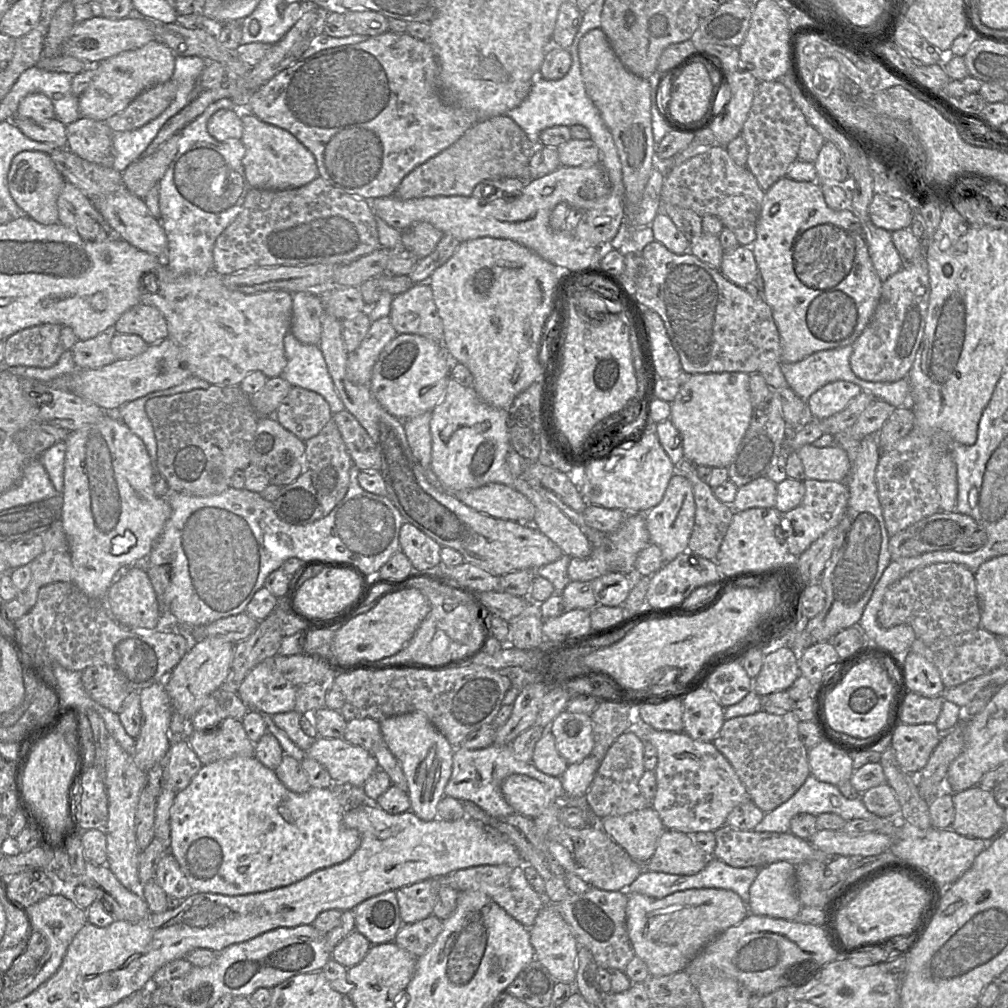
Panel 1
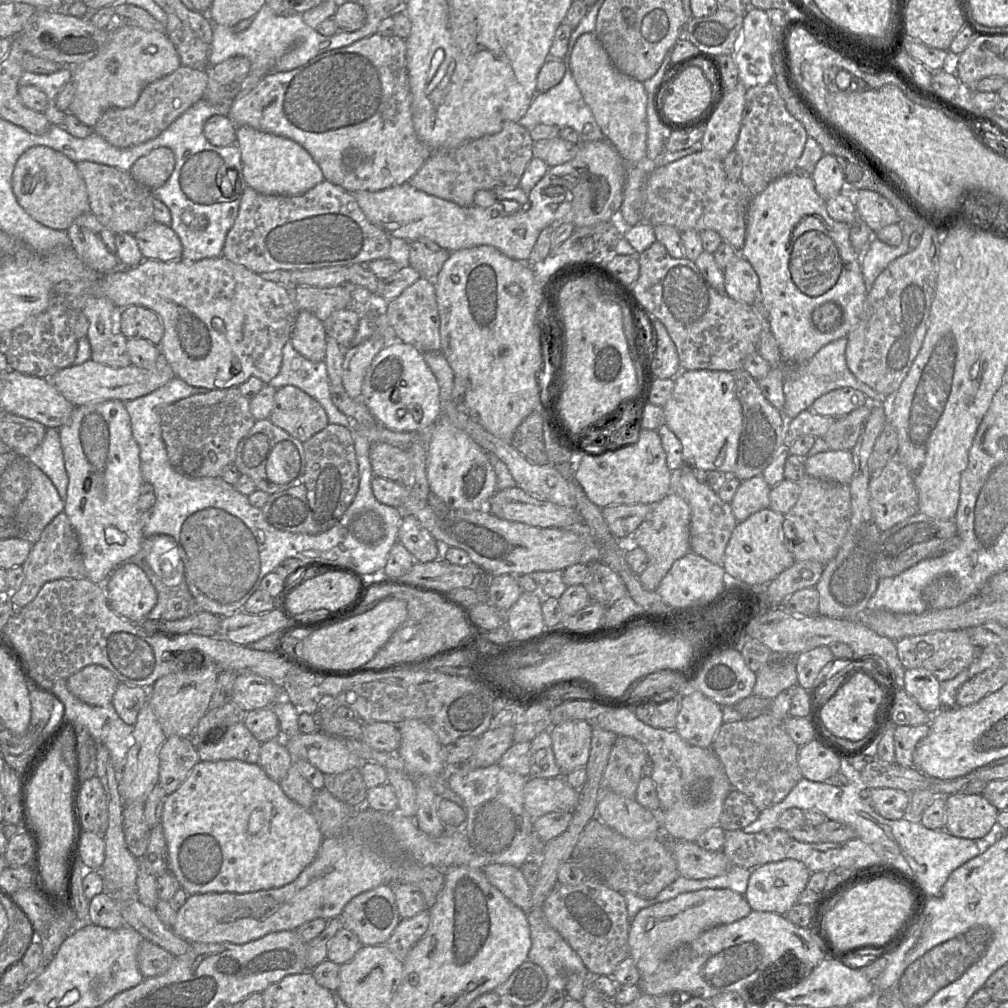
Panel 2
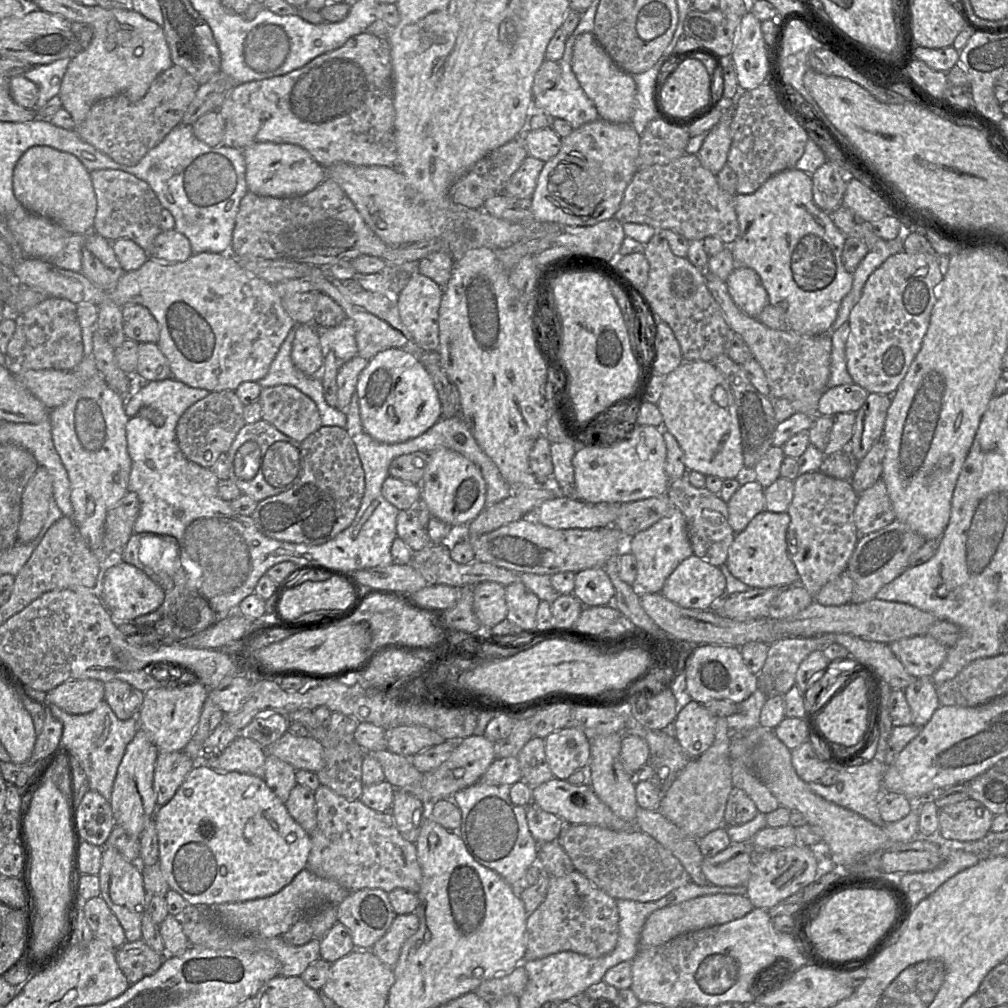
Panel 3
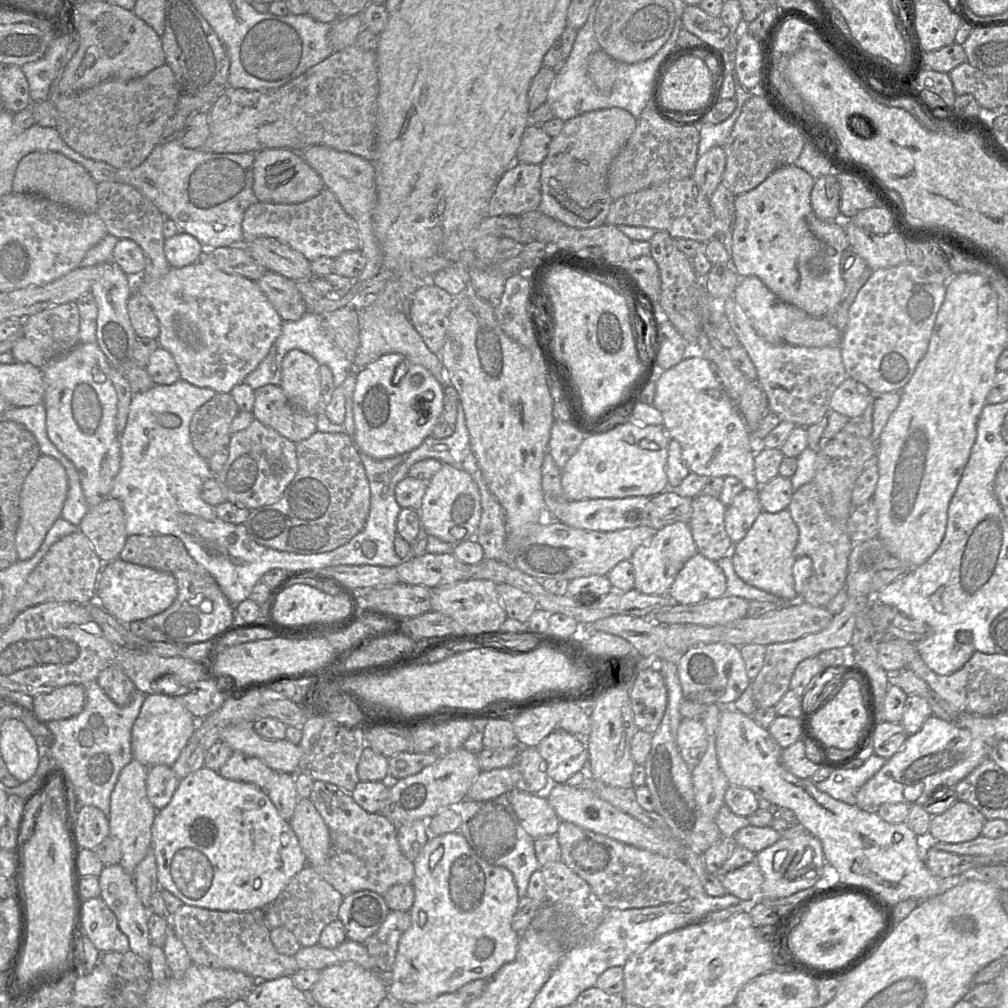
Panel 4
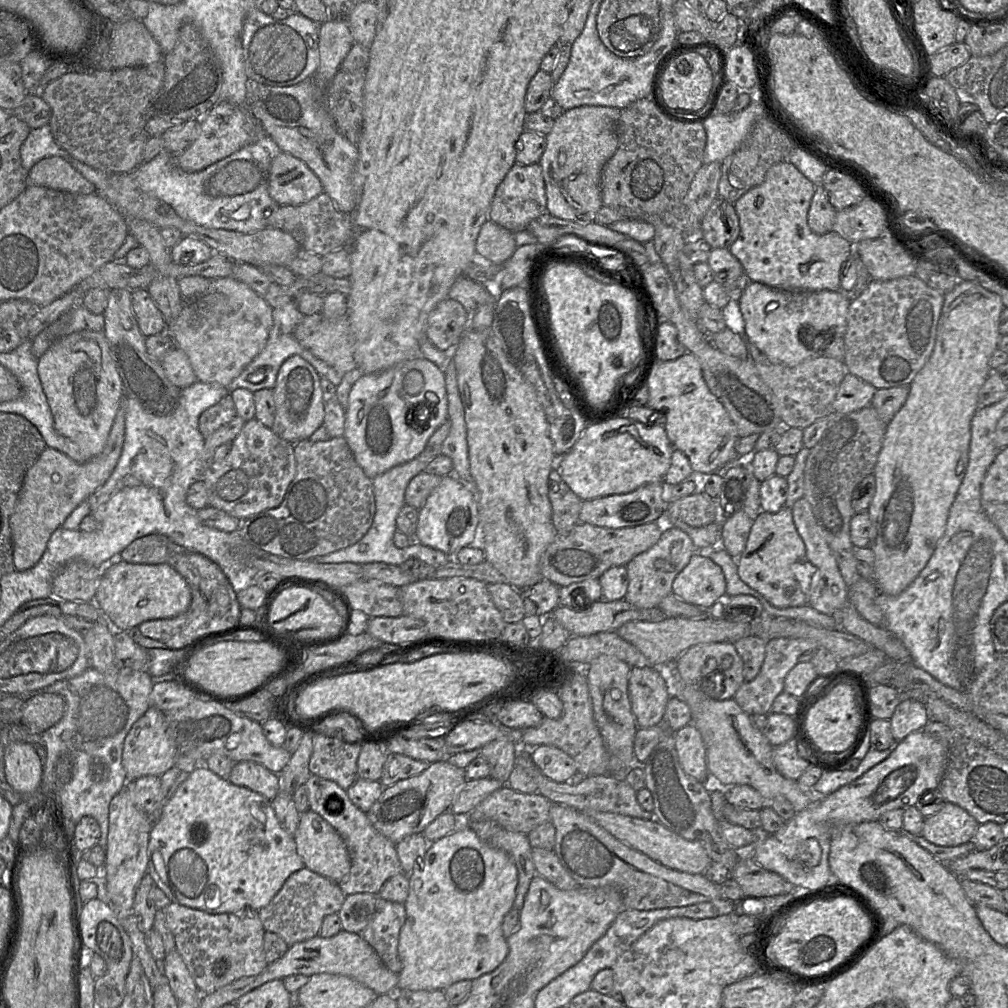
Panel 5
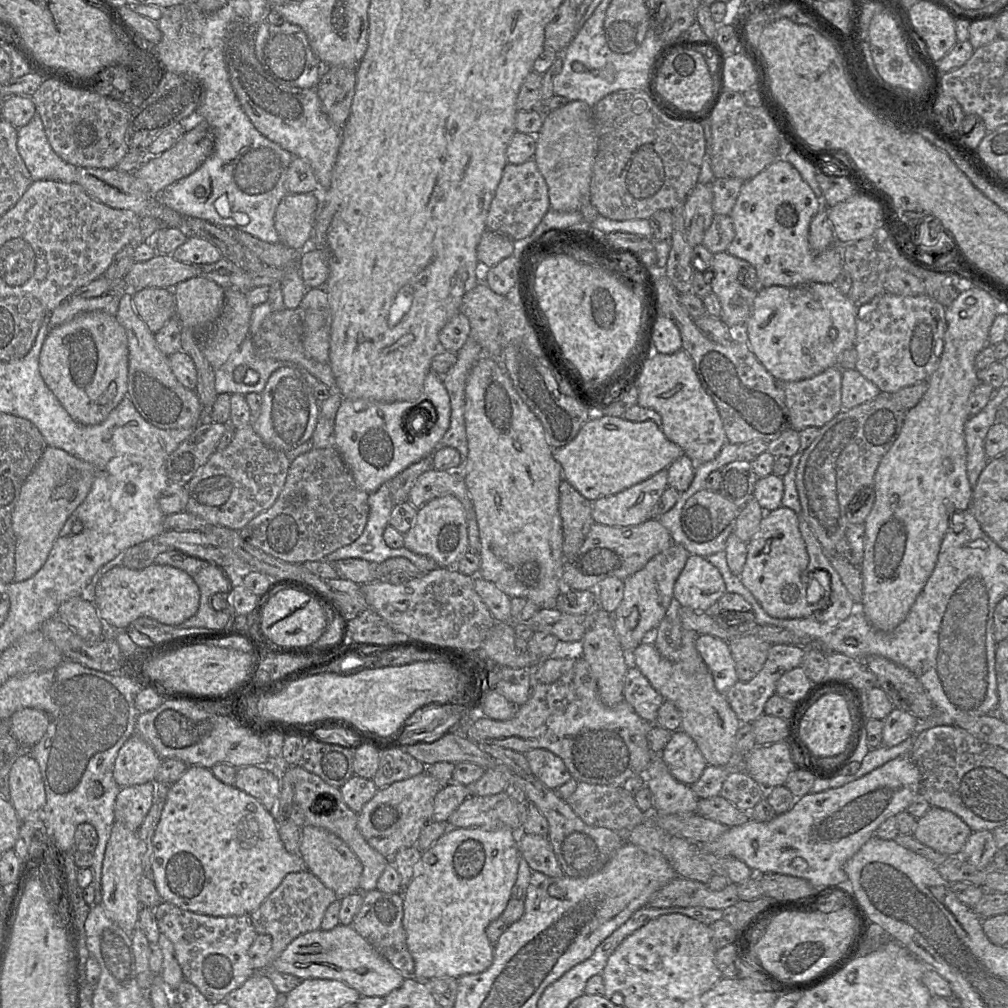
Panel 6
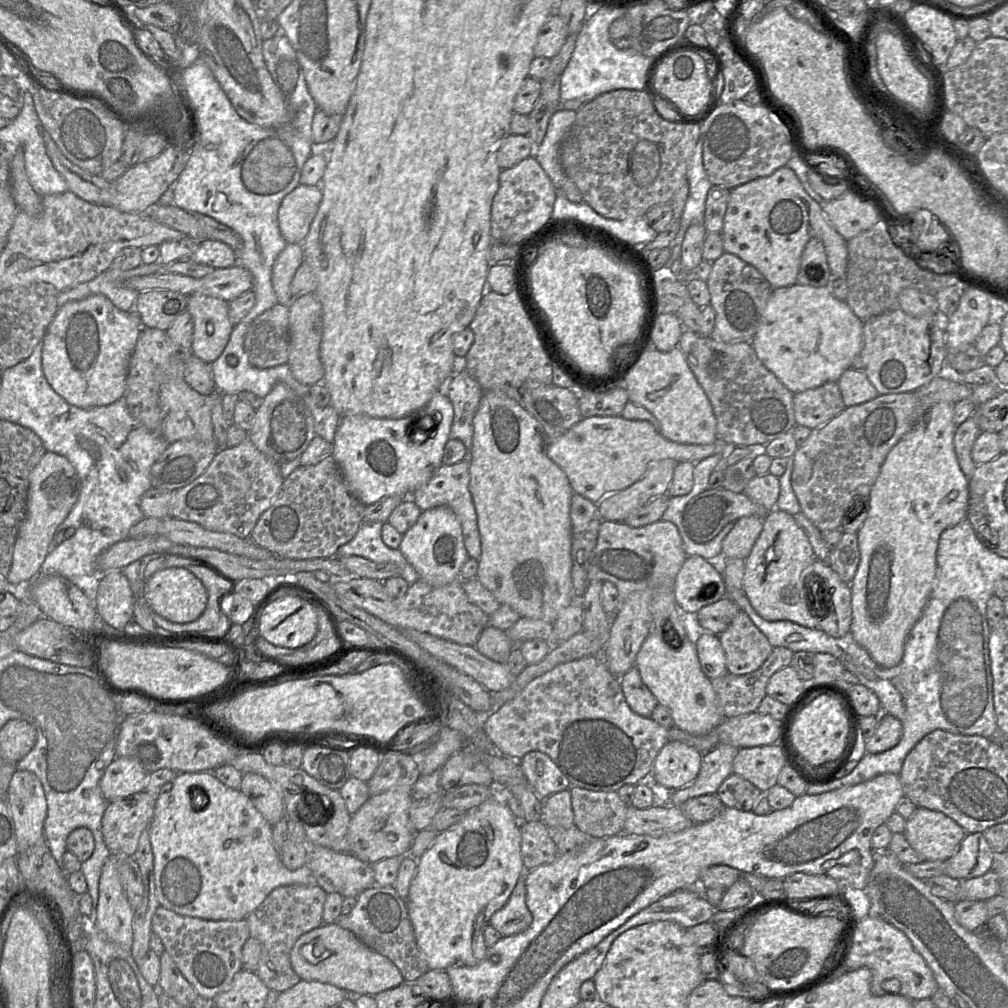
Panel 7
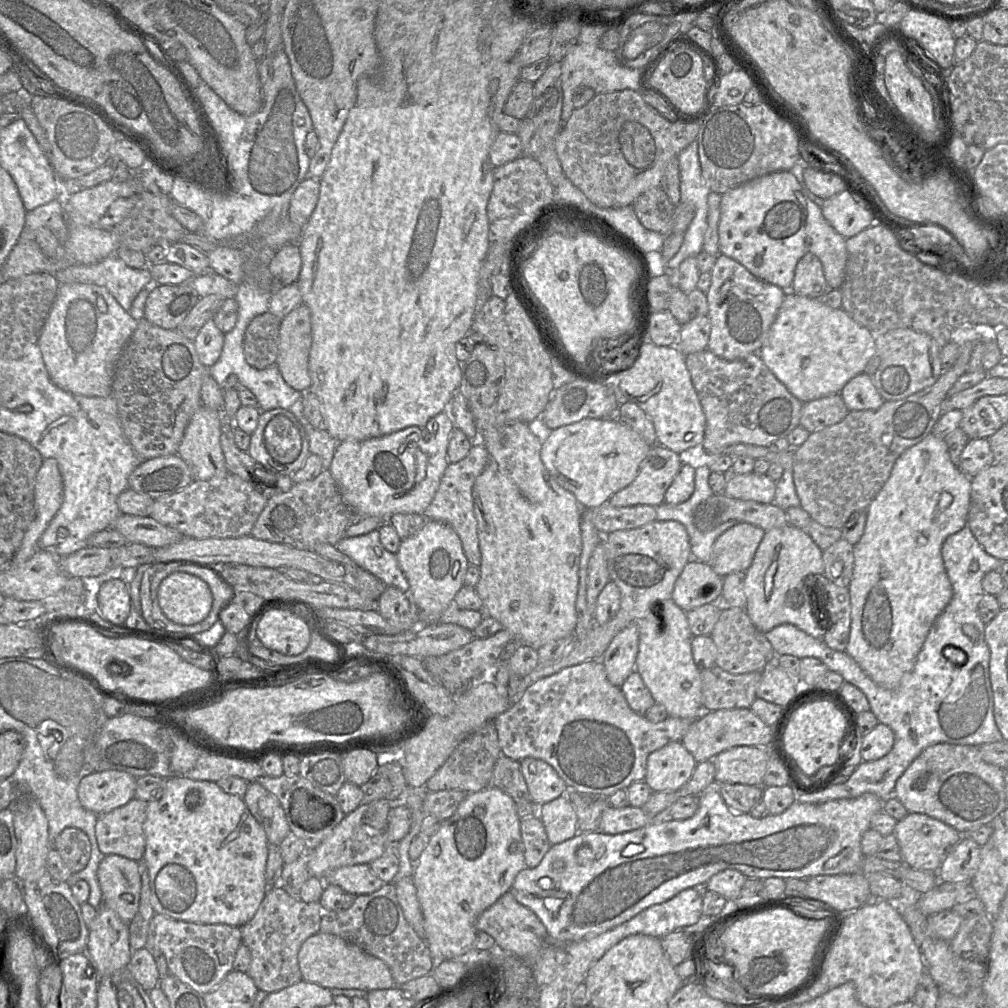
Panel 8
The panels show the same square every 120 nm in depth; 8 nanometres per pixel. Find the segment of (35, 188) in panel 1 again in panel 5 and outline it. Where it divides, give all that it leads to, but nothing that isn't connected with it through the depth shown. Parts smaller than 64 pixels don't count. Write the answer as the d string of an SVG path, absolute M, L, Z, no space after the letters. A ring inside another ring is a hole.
M59 156L46 157L38 161L28 171L28 185L78 194L97 192L93 183Z

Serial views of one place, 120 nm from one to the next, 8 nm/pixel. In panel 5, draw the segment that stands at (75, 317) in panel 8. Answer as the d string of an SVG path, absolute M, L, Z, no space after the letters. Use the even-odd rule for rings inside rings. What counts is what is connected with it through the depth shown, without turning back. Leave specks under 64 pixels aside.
M81 330L55 340L38 360L38 375L55 430L78 444L90 459L99 455L125 396L104 332Z

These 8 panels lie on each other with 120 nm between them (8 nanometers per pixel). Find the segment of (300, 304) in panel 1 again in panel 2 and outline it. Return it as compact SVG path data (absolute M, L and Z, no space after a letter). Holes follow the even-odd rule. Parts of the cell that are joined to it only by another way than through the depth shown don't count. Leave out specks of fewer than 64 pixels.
M300 310L291 333L294 349L312 362L324 361L326 354L326 331L318 317Z

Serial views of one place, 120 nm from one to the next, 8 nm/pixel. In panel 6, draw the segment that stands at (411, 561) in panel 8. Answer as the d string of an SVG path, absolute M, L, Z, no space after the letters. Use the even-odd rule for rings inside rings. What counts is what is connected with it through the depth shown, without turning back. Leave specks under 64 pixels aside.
M453 495L434 498L418 508L414 525L403 534L404 547L408 550L433 559L439 568L454 568L456 562L469 550L465 510Z

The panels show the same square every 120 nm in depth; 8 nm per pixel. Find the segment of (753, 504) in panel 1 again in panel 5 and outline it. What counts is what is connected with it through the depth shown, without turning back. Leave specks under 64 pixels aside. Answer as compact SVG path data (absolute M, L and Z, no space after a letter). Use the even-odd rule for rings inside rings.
M743 509L726 518L722 526L720 547L738 559L745 550L754 520Z

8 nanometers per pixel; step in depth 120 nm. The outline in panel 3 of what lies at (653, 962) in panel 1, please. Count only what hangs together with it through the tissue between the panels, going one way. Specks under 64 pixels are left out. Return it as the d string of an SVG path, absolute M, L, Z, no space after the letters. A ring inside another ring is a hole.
M714 894L693 898L677 905L658 909L651 913L642 928L639 950L659 946L684 933L725 924L742 918L752 911L753 908L747 896Z

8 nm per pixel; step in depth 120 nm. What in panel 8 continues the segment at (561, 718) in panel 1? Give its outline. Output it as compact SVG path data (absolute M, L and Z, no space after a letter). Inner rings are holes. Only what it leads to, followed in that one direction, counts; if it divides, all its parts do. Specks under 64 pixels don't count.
M525 758L519 763L531 802L537 807L568 794L566 783L545 761Z

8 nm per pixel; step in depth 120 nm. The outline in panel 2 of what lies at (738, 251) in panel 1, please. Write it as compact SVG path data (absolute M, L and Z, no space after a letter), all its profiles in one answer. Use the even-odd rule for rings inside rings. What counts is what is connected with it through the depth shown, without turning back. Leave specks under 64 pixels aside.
M740 255L724 269L724 292L732 299L752 305L759 294L759 278Z

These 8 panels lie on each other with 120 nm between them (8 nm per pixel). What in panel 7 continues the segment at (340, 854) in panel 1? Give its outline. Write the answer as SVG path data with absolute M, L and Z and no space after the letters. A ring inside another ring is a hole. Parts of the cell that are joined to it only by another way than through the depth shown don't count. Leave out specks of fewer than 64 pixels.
M211 771L177 773L171 783L170 790L157 796L149 826L159 906L181 916L210 921L238 921L246 919L280 886L318 885L307 864L297 870L289 870L284 866L274 847L273 826L241 790L227 787Z

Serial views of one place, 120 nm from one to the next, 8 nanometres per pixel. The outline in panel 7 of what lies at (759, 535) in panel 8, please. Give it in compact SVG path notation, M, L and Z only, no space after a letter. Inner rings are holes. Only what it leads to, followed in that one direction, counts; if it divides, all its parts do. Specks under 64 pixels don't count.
M747 516L734 522L733 529L722 542L724 559L746 559L763 529L763 517Z

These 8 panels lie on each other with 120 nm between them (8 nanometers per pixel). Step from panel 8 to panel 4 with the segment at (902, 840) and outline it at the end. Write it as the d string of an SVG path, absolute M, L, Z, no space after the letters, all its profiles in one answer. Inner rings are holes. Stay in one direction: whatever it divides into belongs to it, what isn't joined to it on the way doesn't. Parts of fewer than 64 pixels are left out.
M958 800L944 813L932 816L929 825L929 838L943 843L962 843L971 841L982 834L986 822L984 815L971 804Z

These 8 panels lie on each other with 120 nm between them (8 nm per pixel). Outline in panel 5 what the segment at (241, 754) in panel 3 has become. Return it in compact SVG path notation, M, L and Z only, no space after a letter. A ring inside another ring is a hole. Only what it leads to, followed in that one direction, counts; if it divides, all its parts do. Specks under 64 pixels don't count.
M253 761L235 763L228 780L258 792L271 801L281 790L280 775Z

